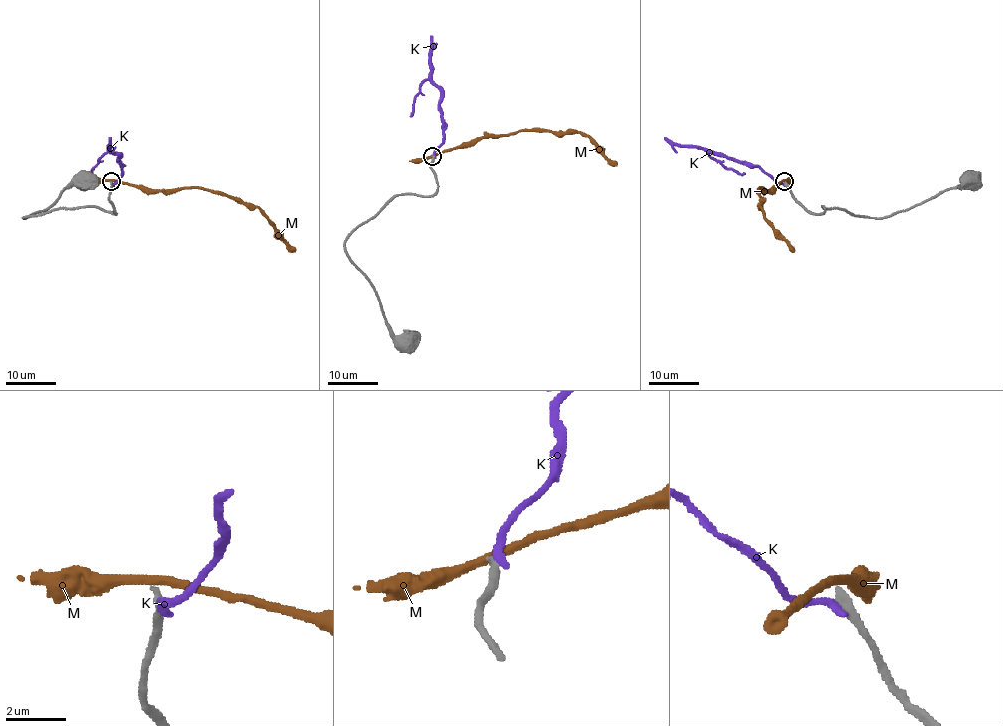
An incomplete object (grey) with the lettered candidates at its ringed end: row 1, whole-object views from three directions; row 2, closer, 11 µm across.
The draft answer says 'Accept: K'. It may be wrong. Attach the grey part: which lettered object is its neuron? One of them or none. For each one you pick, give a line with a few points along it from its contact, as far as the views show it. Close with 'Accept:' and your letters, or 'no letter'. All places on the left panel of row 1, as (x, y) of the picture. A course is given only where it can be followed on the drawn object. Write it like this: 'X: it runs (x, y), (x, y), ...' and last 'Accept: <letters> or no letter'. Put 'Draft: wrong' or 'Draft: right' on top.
Draft: wrong
Accept: no letter

